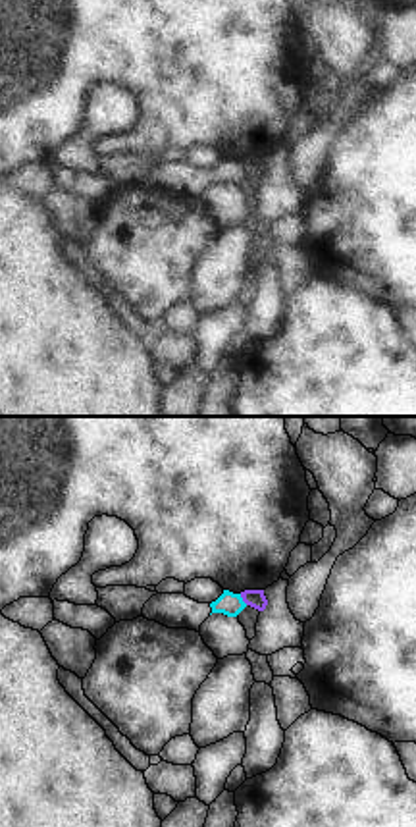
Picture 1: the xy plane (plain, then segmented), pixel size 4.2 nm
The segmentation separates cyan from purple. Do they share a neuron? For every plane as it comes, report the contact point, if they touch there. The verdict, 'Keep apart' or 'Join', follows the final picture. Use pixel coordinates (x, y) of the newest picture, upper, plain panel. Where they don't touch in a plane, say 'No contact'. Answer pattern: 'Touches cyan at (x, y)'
Touches cyan at (241, 168)

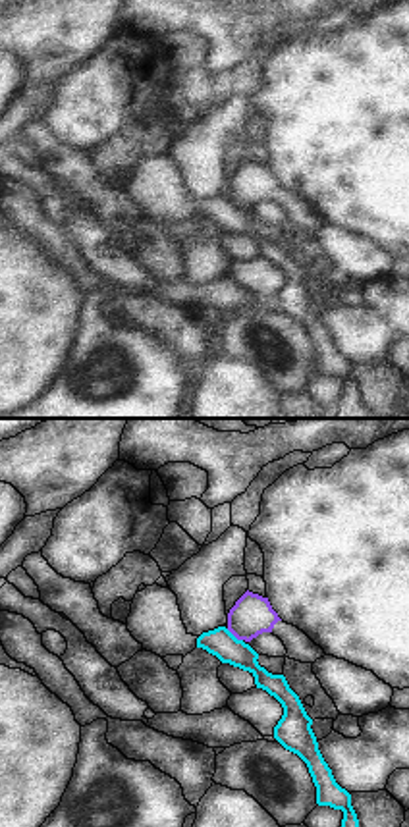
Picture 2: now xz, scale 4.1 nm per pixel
Touches cyan at (232, 203)

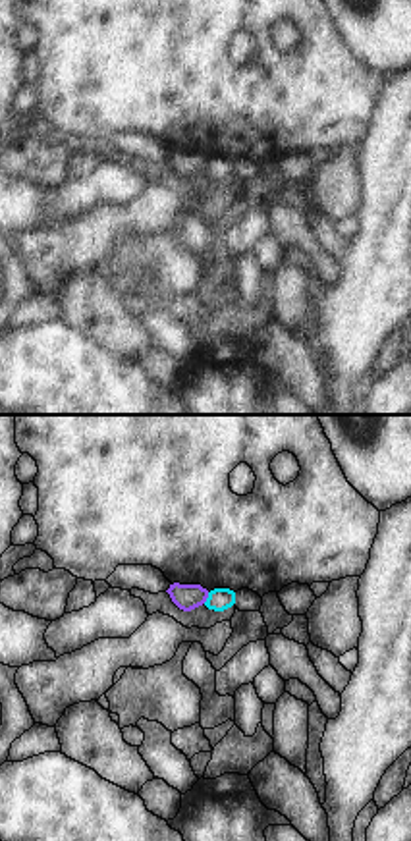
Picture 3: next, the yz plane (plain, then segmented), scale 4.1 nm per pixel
Touches cyan at (207, 166)

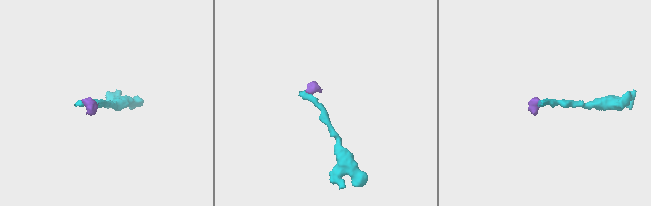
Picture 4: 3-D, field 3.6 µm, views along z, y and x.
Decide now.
Keep apart

